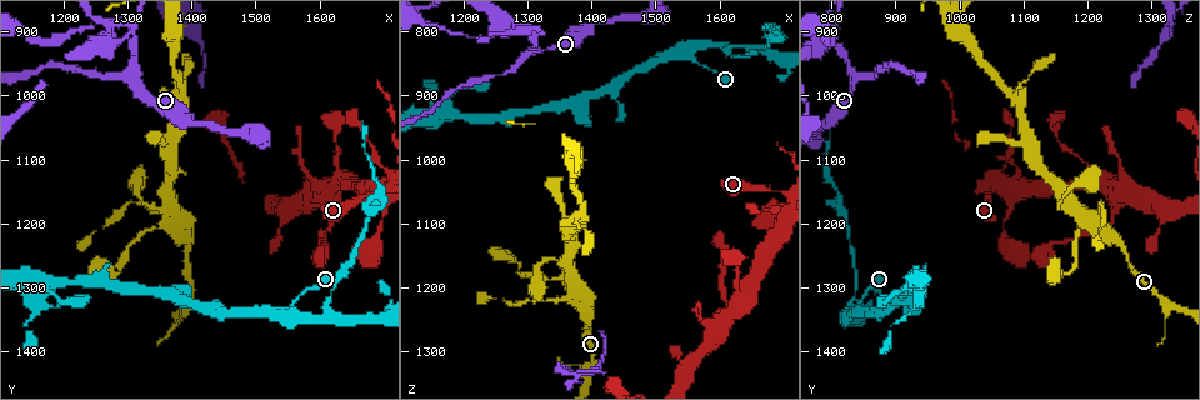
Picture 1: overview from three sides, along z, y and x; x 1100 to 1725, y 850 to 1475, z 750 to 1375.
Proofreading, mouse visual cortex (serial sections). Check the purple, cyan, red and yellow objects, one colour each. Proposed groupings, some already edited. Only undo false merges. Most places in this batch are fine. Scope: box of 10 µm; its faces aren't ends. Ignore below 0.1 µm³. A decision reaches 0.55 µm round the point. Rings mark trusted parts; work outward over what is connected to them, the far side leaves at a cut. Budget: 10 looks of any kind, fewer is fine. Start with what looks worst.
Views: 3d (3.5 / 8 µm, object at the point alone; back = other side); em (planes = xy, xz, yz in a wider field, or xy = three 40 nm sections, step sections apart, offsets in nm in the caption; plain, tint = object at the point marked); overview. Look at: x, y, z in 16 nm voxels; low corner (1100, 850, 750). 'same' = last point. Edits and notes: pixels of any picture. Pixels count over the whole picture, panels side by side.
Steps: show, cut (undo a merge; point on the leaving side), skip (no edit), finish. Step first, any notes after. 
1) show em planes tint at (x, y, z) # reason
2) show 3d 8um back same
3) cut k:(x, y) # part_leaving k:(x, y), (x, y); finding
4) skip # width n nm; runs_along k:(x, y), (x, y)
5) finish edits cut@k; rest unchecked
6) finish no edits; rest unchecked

show 3d 3.5um at (1305, 970, 830) # narrows sharply

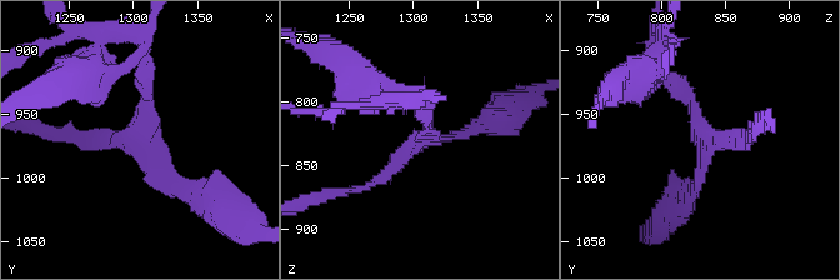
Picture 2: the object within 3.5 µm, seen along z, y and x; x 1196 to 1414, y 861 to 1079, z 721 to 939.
show em xy step 5 plain at (1304, 970, 832) # arms 3; arm_widths 150, 150, 200 nm

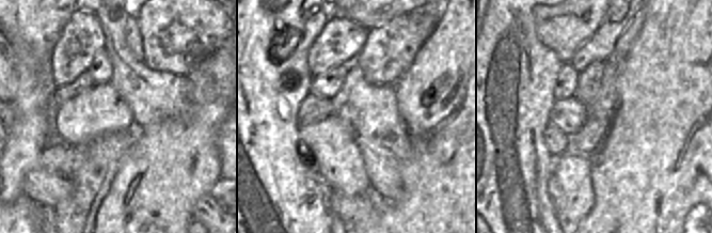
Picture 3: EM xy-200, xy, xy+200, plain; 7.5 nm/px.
show em xy step 5 tint same # where the object lies

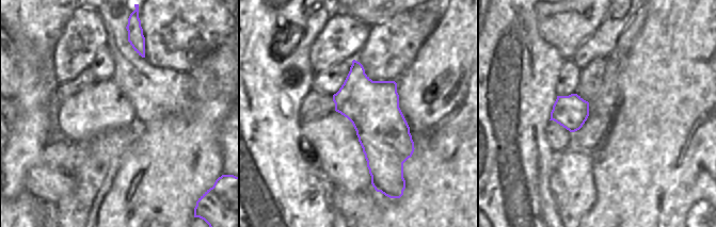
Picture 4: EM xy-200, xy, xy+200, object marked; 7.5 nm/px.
skip # runs_along 2:(194, 191), (151, 169), (140, 73); one cell here

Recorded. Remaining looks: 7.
show 3d 3.5um at (1605, 1345, 820) # two arms in line, one across

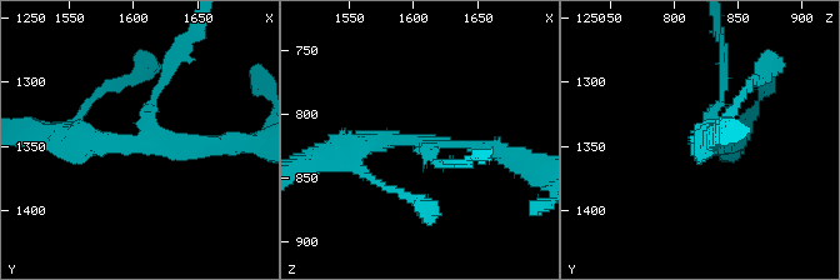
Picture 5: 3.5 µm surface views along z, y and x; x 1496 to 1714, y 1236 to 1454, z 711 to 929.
show em xy step 1 tint at (1604, 1344, 824) # arms 3; arm_widths 100, 150, 300 nm; now the EM

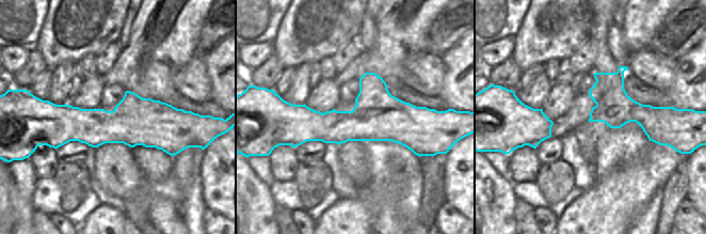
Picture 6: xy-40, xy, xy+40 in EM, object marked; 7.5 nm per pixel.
show em xy step 3 tint same

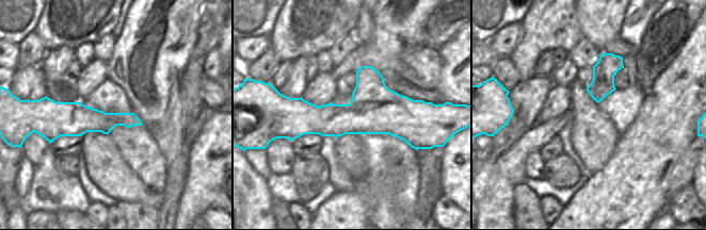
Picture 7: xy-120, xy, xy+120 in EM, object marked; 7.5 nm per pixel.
skip # runs_along 5:(71, 130), (90, 141), (221, 145); all the same cell

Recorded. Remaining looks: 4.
show 3d 8um at (1370, 1190, 1195) # small branch off a trunk

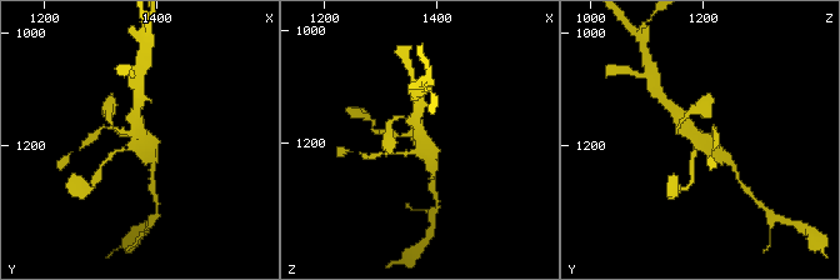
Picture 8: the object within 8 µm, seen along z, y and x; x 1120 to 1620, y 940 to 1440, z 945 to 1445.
show em xy step 1 tint same

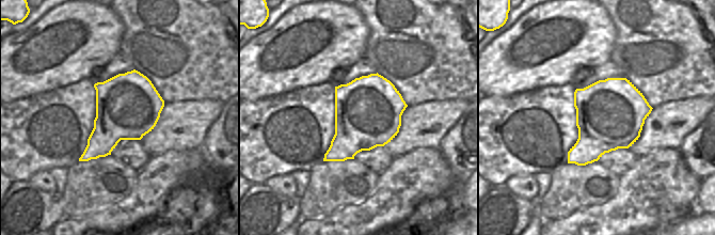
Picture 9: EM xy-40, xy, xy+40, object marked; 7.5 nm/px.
skip # runs_along 8:(725, 159), (696, 135), (675, 111); one cell here

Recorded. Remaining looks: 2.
finish no edits; rest unchecked

